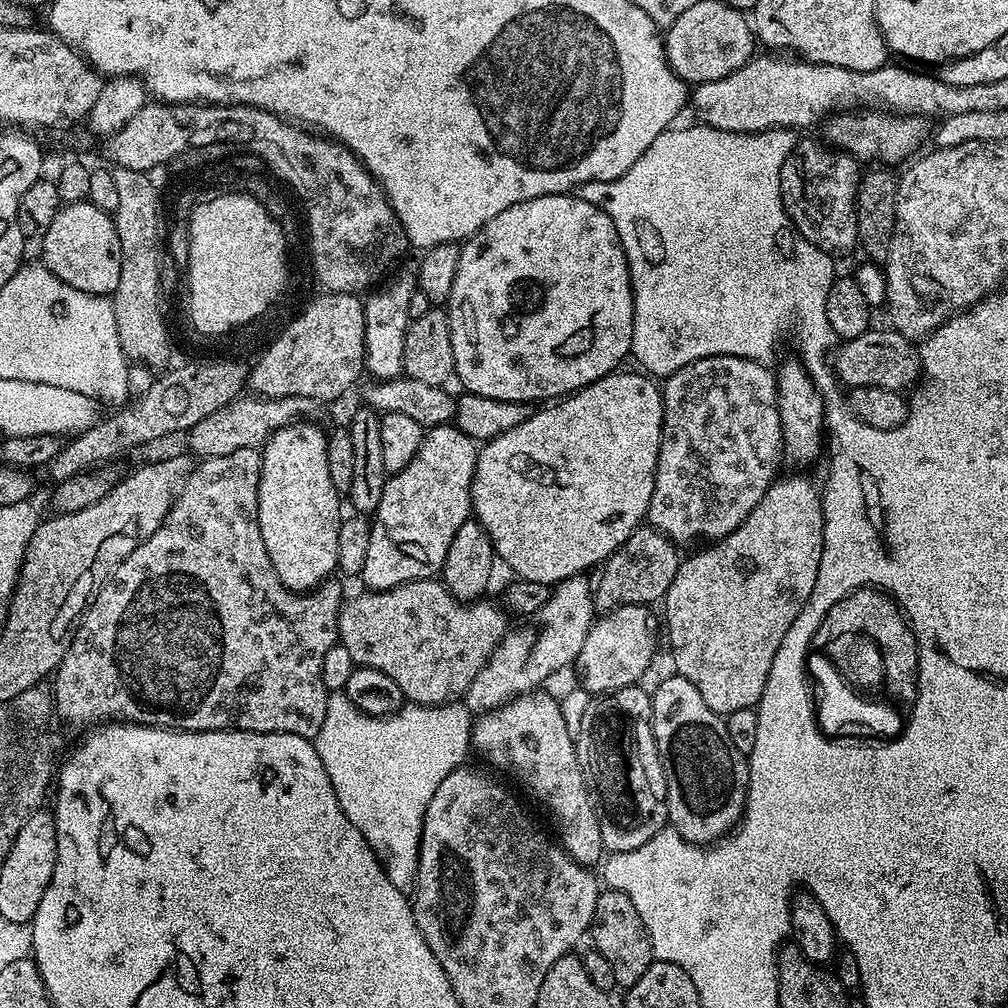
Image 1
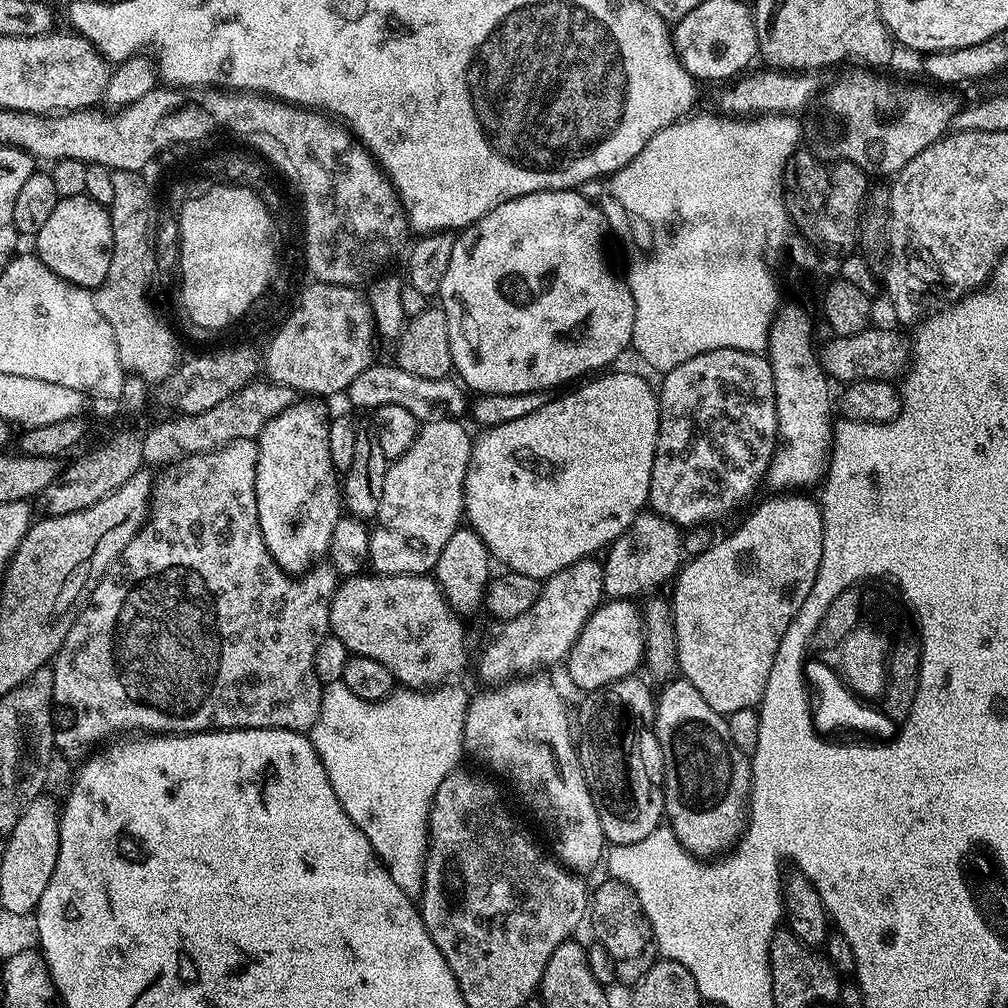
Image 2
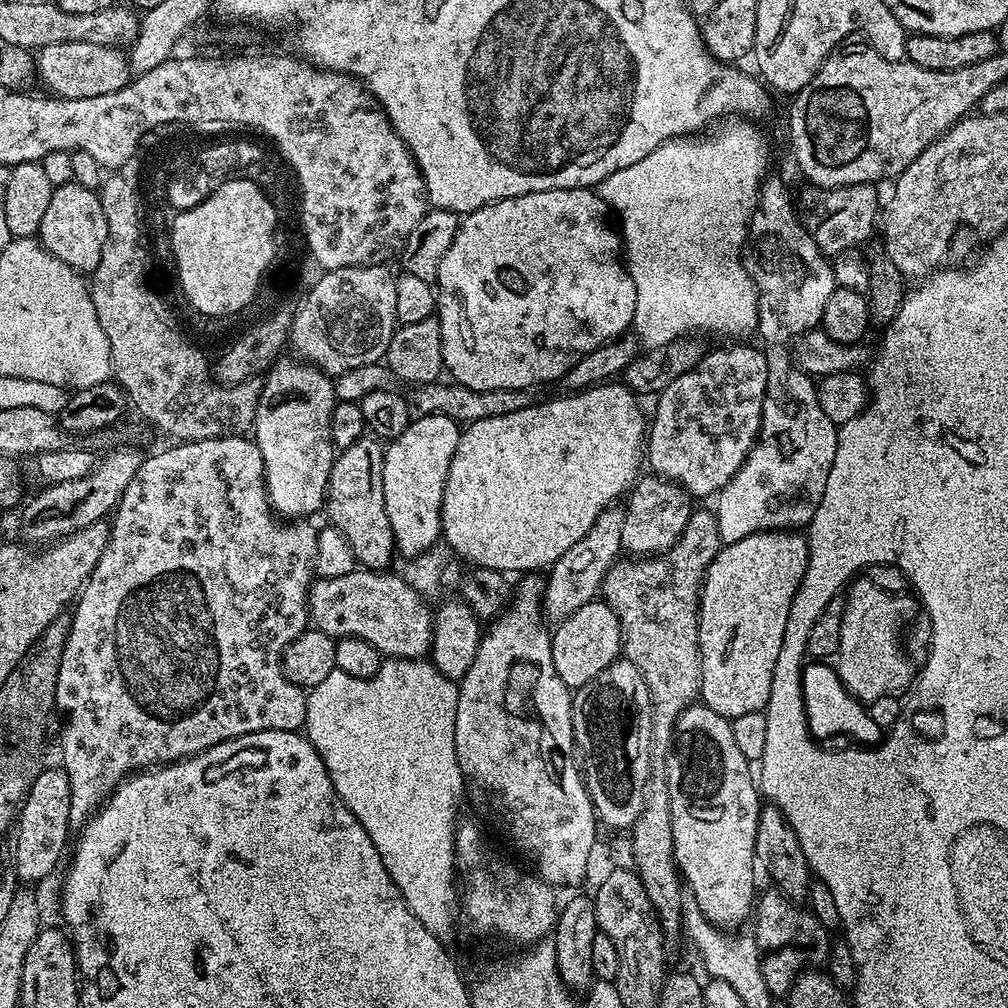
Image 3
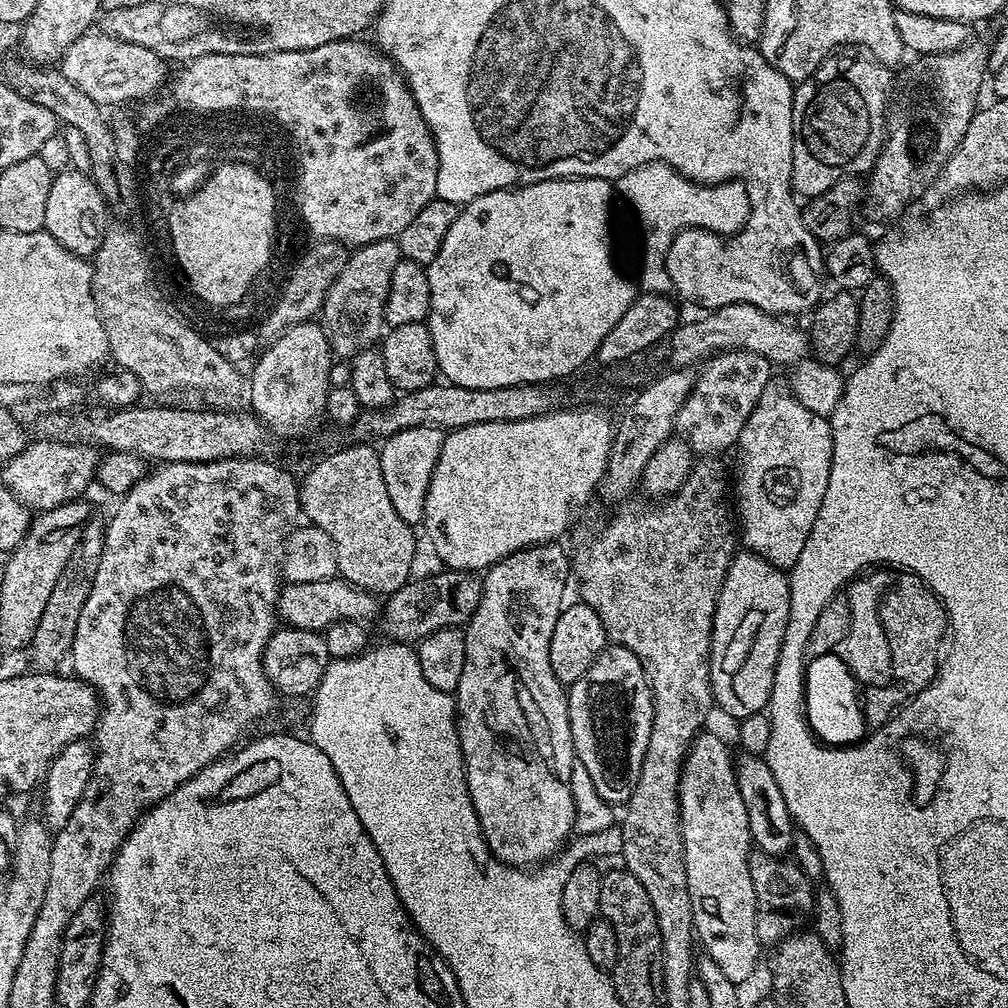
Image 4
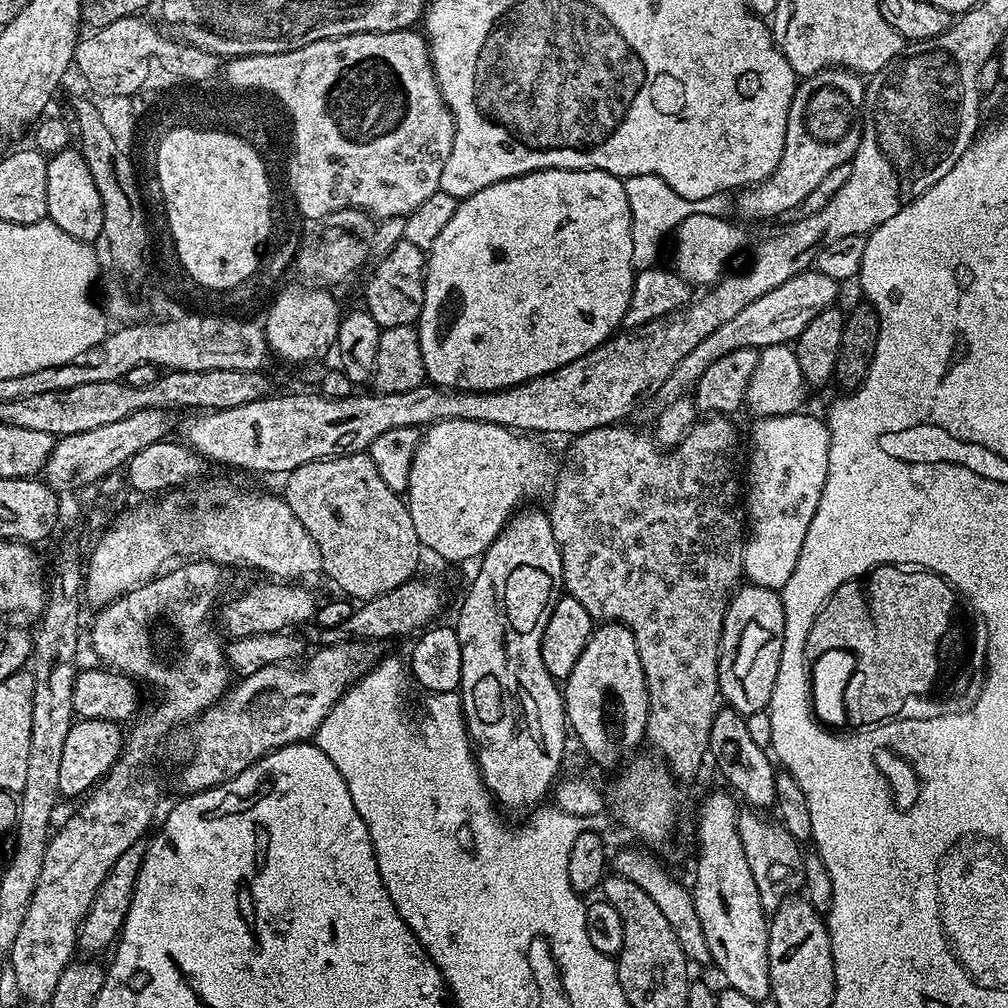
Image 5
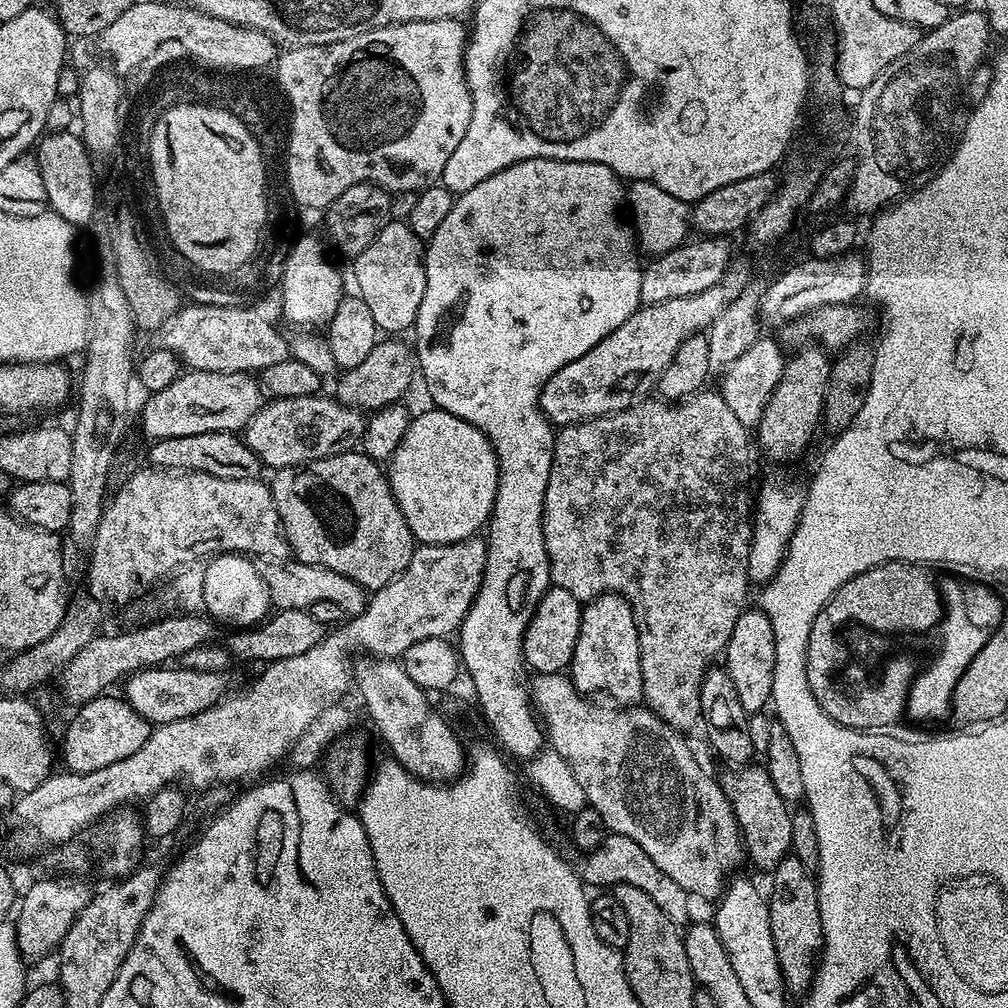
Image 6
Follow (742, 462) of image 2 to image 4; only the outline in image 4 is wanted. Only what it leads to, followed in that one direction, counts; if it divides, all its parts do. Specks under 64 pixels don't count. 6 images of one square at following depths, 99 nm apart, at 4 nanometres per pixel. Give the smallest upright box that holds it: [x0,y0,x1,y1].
[675,350,774,458]

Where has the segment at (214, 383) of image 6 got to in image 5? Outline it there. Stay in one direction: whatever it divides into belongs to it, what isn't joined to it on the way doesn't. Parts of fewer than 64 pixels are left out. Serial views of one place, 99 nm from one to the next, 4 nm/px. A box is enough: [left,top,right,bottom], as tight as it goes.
[42,408,173,494]

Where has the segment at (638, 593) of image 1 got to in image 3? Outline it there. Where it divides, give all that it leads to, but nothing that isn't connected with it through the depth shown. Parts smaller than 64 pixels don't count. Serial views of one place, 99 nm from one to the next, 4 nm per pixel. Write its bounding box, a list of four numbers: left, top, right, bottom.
[622,474,694,558]

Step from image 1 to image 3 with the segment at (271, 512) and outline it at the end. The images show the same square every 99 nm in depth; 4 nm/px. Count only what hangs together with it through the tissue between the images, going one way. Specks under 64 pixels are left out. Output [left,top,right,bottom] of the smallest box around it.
[254,358,338,518]

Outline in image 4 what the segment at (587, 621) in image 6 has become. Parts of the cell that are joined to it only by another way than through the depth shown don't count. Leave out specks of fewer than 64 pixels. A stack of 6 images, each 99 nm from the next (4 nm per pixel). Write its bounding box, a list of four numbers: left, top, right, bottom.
[567,643,654,806]

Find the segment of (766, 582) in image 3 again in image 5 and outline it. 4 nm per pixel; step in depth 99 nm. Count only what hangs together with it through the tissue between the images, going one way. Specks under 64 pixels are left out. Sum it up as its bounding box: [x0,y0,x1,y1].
[718,582,784,718]

